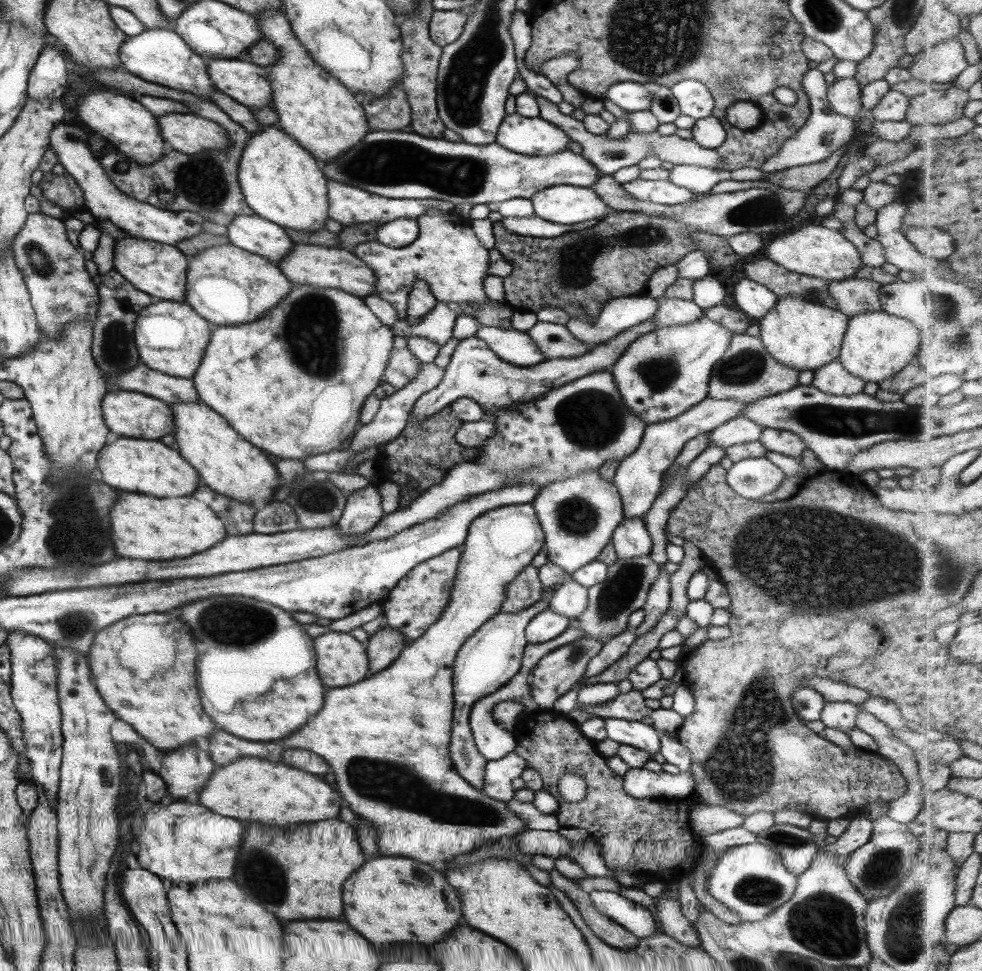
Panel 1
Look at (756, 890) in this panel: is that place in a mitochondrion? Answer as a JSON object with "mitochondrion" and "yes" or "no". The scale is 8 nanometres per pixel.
{"mitochondrion":"yes"}

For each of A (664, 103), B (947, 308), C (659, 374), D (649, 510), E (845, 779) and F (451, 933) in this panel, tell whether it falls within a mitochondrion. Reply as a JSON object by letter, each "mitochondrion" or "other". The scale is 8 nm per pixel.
{"A":"mitochondrion","B":"mitochondrion","C":"mitochondrion","D":"other","E":"other","F":"other"}

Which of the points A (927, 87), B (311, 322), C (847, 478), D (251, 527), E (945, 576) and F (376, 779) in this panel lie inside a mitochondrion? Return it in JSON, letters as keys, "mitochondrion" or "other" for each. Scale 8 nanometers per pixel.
{"A":"other","B":"mitochondrion","C":"other","D":"other","E":"mitochondrion","F":"mitochondrion"}

